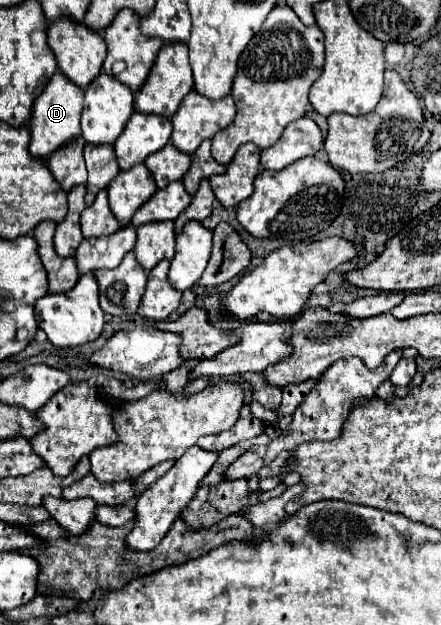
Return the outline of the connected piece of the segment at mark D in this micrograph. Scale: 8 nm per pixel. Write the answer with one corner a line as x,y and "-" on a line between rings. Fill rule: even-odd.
57,70
33,104
33,112
29,118
29,130
31,130
29,152
35,158
49,158
51,152
71,142
73,138
81,136
81,126
79,126
81,110
83,110
83,90
75,82
71,82
63,72

